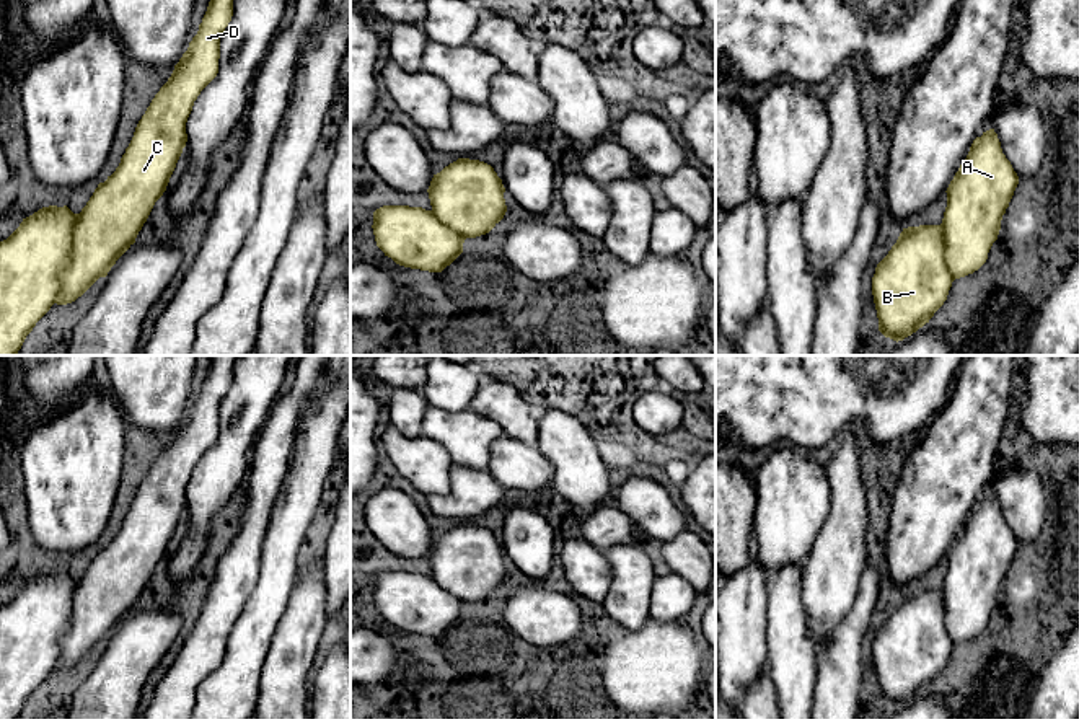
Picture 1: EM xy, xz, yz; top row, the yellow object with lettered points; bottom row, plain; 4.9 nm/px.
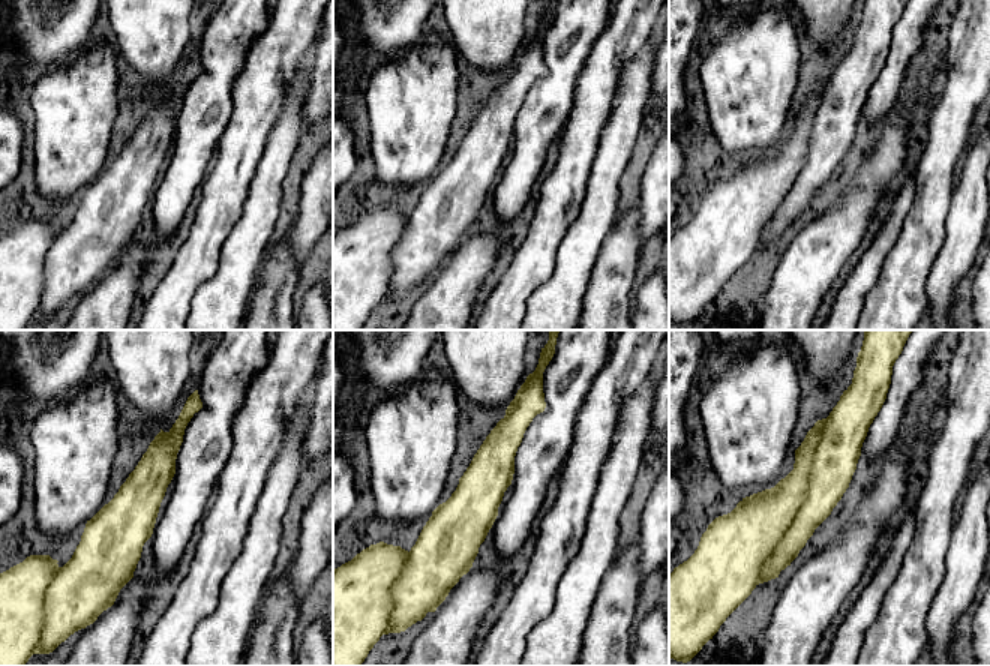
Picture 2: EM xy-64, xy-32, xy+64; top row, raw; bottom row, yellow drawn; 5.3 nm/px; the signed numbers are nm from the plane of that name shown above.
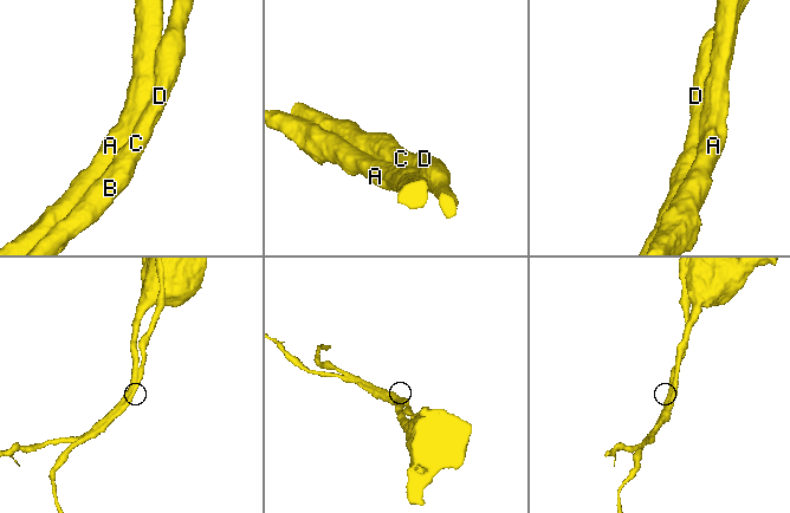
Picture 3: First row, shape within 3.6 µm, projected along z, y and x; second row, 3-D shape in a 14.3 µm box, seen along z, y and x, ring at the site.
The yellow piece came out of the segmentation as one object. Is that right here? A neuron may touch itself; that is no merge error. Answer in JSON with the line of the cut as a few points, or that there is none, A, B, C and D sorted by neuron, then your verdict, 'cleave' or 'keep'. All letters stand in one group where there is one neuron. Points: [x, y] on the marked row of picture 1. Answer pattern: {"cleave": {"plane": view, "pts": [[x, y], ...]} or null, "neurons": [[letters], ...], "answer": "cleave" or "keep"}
{"cleave": {"plane": "xy", "pts": [[80, 214], [70, 256], [52, 302]]}, "neurons": [["A"], ["B", "C", "D"]], "answer": "cleave"}

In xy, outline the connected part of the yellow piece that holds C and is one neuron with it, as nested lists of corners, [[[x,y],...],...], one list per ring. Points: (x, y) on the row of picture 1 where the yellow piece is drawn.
[[[210,0],[197,34],[168,82],[152,99],[139,121],[134,137],[116,171],[99,183],[81,209],[72,236],[67,266],[54,303],[67,305],[81,297],[99,277],[106,277],[116,261],[135,243],[155,202],[163,196],[187,142],[186,122],[200,91],[217,77],[220,37],[231,21],[233,0]]]

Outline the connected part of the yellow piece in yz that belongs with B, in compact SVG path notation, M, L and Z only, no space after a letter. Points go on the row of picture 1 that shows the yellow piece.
M942 223L903 228L872 277L879 331L896 342L911 336L944 305L952 282Z

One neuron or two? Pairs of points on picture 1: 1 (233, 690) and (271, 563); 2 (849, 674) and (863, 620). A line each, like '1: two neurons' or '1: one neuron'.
1: one neuron
2: one neuron

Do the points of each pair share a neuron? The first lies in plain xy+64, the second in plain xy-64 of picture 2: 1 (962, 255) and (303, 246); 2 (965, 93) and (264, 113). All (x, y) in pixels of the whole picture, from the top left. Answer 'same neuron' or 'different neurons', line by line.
1: different neurons
2: different neurons

